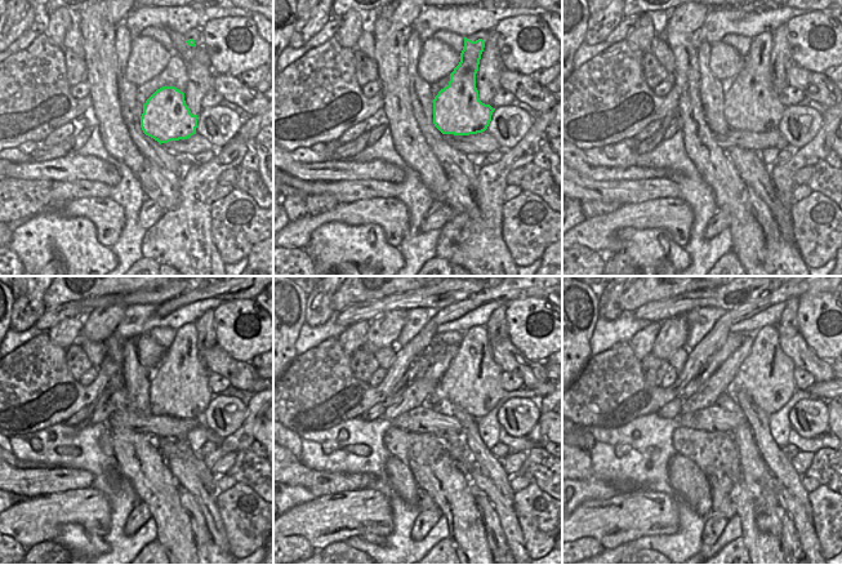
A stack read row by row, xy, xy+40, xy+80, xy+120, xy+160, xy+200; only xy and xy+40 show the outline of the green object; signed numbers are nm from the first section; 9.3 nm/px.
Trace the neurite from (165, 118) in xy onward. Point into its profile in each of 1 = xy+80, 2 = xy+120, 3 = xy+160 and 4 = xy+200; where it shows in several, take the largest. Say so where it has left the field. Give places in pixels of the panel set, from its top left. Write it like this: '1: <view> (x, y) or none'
1: xy+80 (751, 102)
2: xy+120 (178, 387)
3: xy+160 (472, 381)
4: xy+200 (767, 374)

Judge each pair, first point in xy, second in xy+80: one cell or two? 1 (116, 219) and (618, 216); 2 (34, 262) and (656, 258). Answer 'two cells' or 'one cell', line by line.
1: one cell
2: one cell

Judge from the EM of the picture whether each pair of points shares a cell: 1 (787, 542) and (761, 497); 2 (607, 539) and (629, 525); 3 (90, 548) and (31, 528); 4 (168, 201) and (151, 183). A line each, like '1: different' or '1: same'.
1: different
2: same
3: different
4: same

